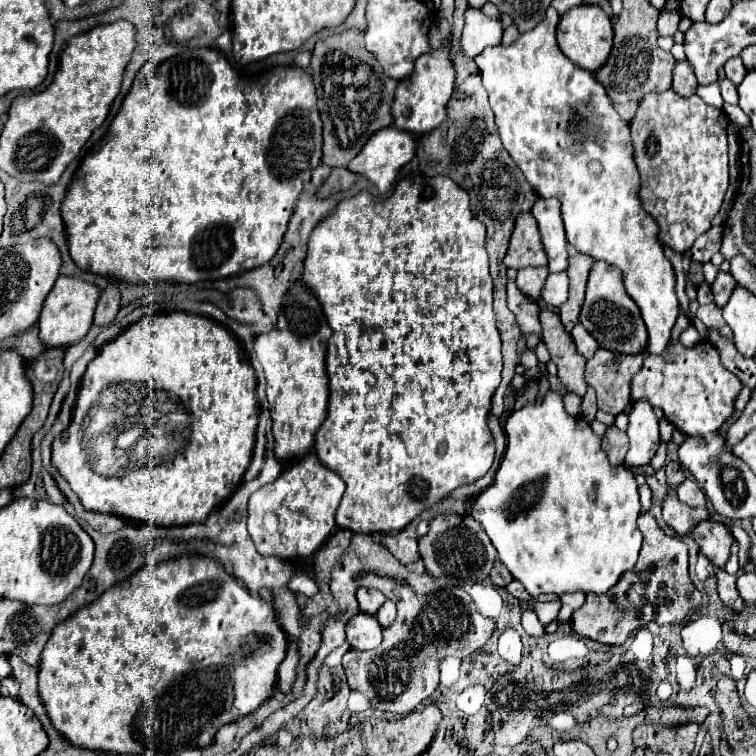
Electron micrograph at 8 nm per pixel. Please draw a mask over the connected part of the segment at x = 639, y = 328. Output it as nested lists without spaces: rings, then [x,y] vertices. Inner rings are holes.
[[[595,262],[591,266],[589,282],[587,282],[587,296],[585,296],[579,320],[587,328],[587,332],[599,342],[599,346],[605,350],[623,352],[623,354],[645,352],[647,328],[643,326],[639,308],[627,294],[623,286],[623,276],[619,274],[619,270],[607,262]]]

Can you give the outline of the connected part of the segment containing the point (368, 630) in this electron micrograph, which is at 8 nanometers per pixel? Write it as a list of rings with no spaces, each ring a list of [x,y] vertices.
[[[355,614],[347,622],[347,642],[357,650],[373,650],[381,644],[381,624],[371,614]]]

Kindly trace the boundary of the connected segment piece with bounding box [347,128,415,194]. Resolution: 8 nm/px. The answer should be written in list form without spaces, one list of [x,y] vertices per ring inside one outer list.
[[[383,128],[375,132],[363,150],[347,164],[347,170],[373,182],[379,194],[387,194],[395,174],[415,154],[415,142],[409,132],[397,128]]]

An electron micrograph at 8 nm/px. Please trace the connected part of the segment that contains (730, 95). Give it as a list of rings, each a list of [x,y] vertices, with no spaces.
[[[721,76],[719,78],[719,86],[721,86],[721,96],[725,102],[729,104],[737,104],[737,86],[727,78],[727,76]]]

